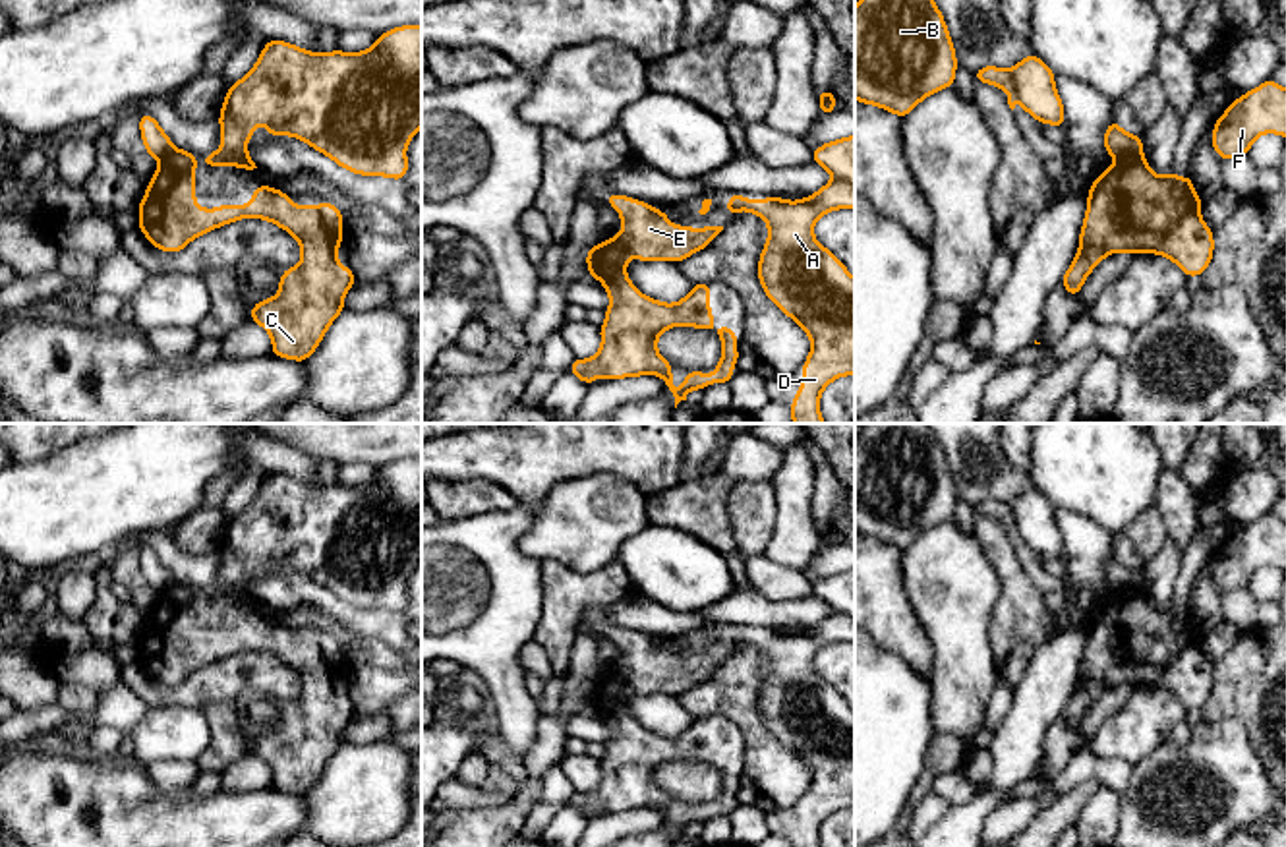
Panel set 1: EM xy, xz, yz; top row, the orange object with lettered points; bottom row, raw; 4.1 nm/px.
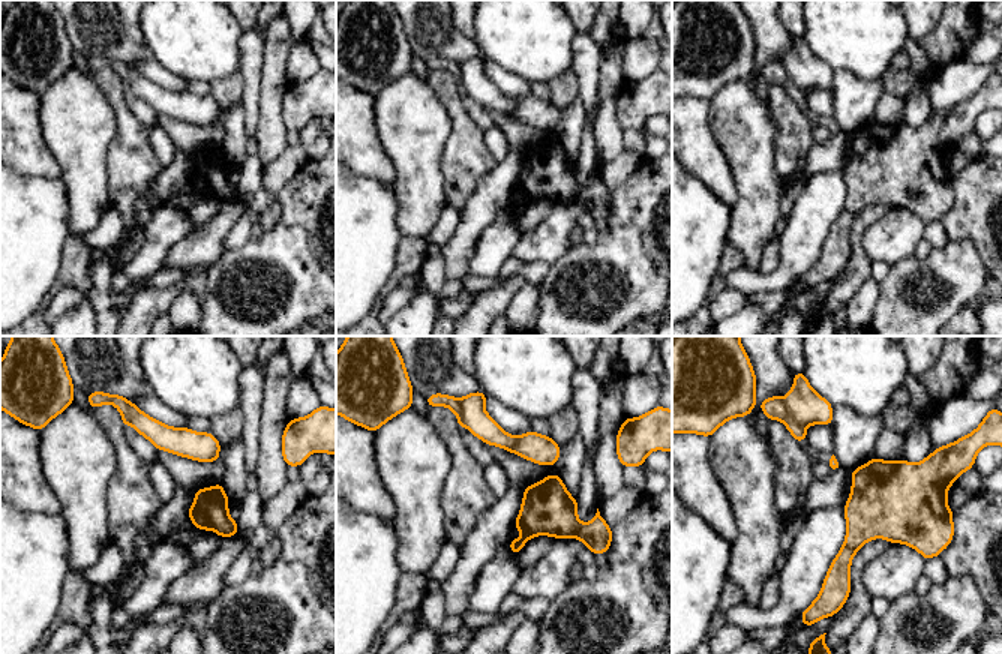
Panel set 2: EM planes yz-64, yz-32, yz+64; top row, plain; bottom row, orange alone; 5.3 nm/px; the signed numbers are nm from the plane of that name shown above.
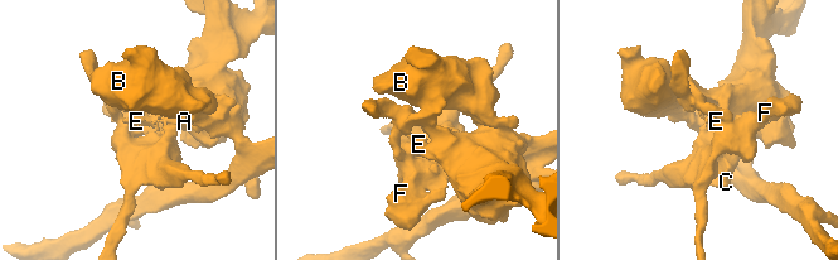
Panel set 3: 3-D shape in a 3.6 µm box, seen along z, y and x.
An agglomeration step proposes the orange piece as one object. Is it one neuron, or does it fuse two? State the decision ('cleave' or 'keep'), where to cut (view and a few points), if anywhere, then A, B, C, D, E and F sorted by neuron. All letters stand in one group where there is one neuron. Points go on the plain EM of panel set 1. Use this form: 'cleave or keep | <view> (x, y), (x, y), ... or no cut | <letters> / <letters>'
cleave | xz (600, 679), (594, 708) | A C D E F / B

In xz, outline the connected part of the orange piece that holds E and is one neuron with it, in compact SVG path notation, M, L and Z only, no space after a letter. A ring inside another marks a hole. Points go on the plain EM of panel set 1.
M619 627L605 628L603 636L609 636L619 644L621 657L625 661L623 665L615 667L611 673L599 677L599 692L596 696L596 712L605 719L611 737L605 743L605 756L599 760L599 768L601 768L599 785L588 793L576 791L570 797L569 804L574 810L582 812L588 820L594 816L594 812L598 808L607 812L607 814L609 812L623 812L623 810L638 810L638 808L661 808L665 814L665 824L675 832L675 841L681 833L687 833L685 828L690 824L706 822L712 816L731 816L733 799L739 795L737 768L727 758L721 758L717 764L714 762L714 746L710 745L710 716L694 717L692 723L677 737L663 737L663 735L652 733L652 731L644 729L640 723L636 723L632 719L628 708L625 706L625 700L627 700L630 690L634 690L638 694L675 694L675 696L681 696L685 690L704 683L708 677L712 677L714 671L723 663L723 659L704 659L704 661L696 663L694 659L669 657L667 656L667 652L671 650L669 646L658 644L650 636L642 636L638 632L619 628ZM679 758L716 764L723 775L723 787L721 787L721 795L716 799L712 808L706 808L702 804L688 804L685 808L683 822L675 824L673 822L673 808L671 808L673 799L671 799L671 795L667 795L665 791L661 791L658 787L658 770L665 762L679 760Z

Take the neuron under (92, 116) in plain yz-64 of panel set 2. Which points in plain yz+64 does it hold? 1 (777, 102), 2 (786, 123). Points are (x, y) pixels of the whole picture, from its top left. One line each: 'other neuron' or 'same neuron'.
1: other neuron
2: other neuron

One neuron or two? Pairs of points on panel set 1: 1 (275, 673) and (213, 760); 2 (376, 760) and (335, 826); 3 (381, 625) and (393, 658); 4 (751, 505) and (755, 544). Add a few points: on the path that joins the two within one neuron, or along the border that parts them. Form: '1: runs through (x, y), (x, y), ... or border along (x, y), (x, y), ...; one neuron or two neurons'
1: runs through (250, 687), (229, 708), (229, 735); one neuron
2: runs through (376, 776), (347, 811); one neuron
3: border along (354, 637), (376, 637), (401, 654); two neurons
4: runs through (753, 515), (753, 534); one neuron

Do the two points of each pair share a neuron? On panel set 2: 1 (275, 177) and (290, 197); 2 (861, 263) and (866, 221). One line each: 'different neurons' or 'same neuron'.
1: different neurons
2: same neuron

